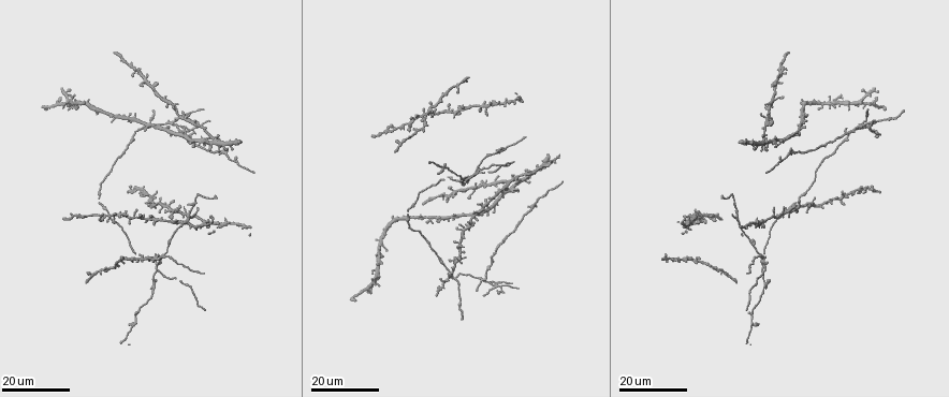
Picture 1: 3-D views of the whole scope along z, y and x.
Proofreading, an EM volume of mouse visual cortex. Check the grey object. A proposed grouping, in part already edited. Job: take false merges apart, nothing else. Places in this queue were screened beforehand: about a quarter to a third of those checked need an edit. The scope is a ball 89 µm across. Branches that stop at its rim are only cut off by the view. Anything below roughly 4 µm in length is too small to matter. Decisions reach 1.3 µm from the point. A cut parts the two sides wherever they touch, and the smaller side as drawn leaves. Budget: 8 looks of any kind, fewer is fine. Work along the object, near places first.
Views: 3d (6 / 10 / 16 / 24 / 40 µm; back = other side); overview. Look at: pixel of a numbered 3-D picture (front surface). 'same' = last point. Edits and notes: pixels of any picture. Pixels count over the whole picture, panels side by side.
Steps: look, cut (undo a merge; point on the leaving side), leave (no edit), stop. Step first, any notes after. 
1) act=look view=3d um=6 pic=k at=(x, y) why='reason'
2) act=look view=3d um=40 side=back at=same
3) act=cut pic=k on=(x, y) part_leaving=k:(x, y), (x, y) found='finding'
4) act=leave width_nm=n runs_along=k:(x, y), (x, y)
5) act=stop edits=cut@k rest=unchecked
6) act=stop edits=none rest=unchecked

act=look view=3d um=24 pic=1 at=(487, 104) why='four arms meet'

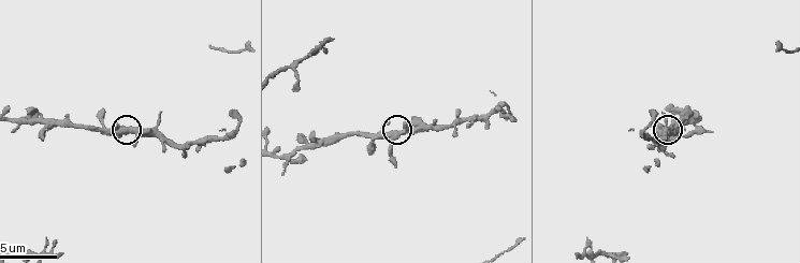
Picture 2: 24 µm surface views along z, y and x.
act=look view=3d um=6 pic=2 at=(391, 134)

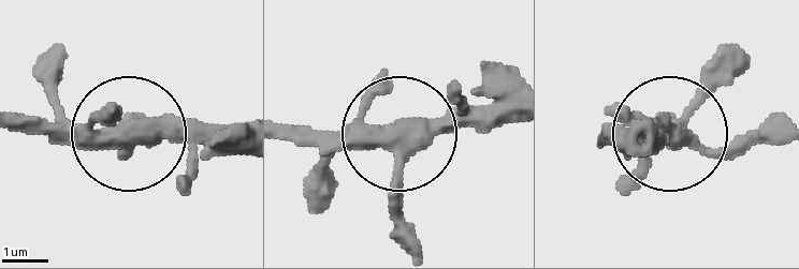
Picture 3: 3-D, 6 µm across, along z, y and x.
act=leave found='one neuron here'

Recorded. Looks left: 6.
act=look view=3d um=6 pic=2 at=(277, 158) why='two arms in line, one across'

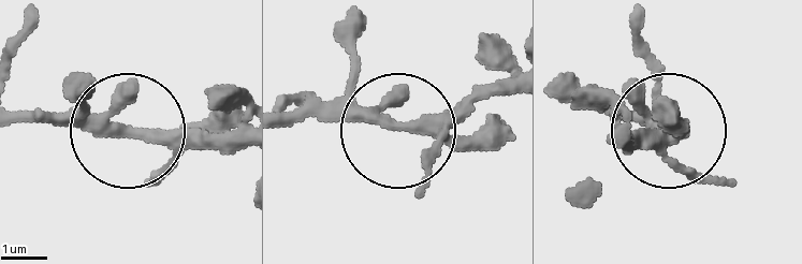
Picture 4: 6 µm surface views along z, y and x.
act=leave found='one neuron here'

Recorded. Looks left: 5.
act=look view=3d um=16 pic=1 at=(764, 260) why='looks like a crossing'

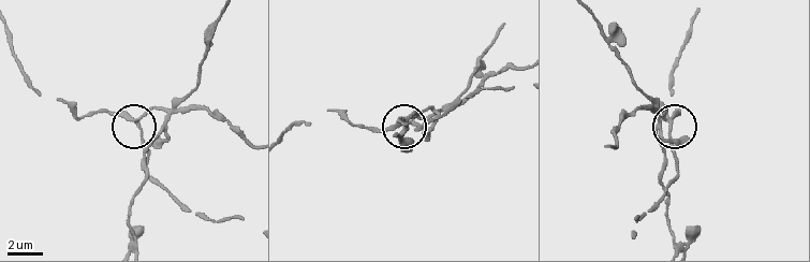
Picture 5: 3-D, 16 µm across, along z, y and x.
act=look view=3d um=10 pic=5 at=(139, 125)

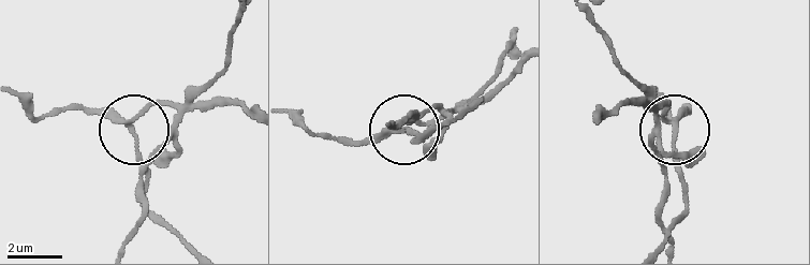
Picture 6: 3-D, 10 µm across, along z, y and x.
act=cut pic=6 on=(150, 104) width_nm=160 found='a second neuron is stuck on'

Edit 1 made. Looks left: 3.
act=look view=3d um=16 pic=1 at=(172, 122) why='four arms meet'

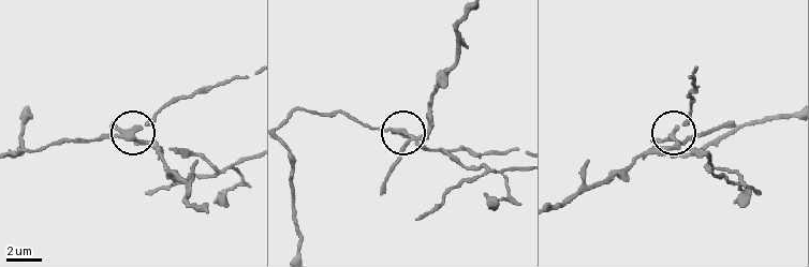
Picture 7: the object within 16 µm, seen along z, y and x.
act=look view=3d um=6 pic=7 at=(403, 130)

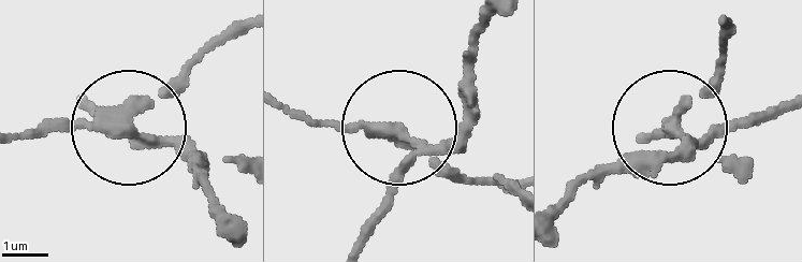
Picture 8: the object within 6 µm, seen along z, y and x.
act=cut pic=8 on=(188, 159) arms=4 found='a second neuron is stuck on'

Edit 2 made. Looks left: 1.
act=stop edits=cut@6,cut@8 rest=unchecked

